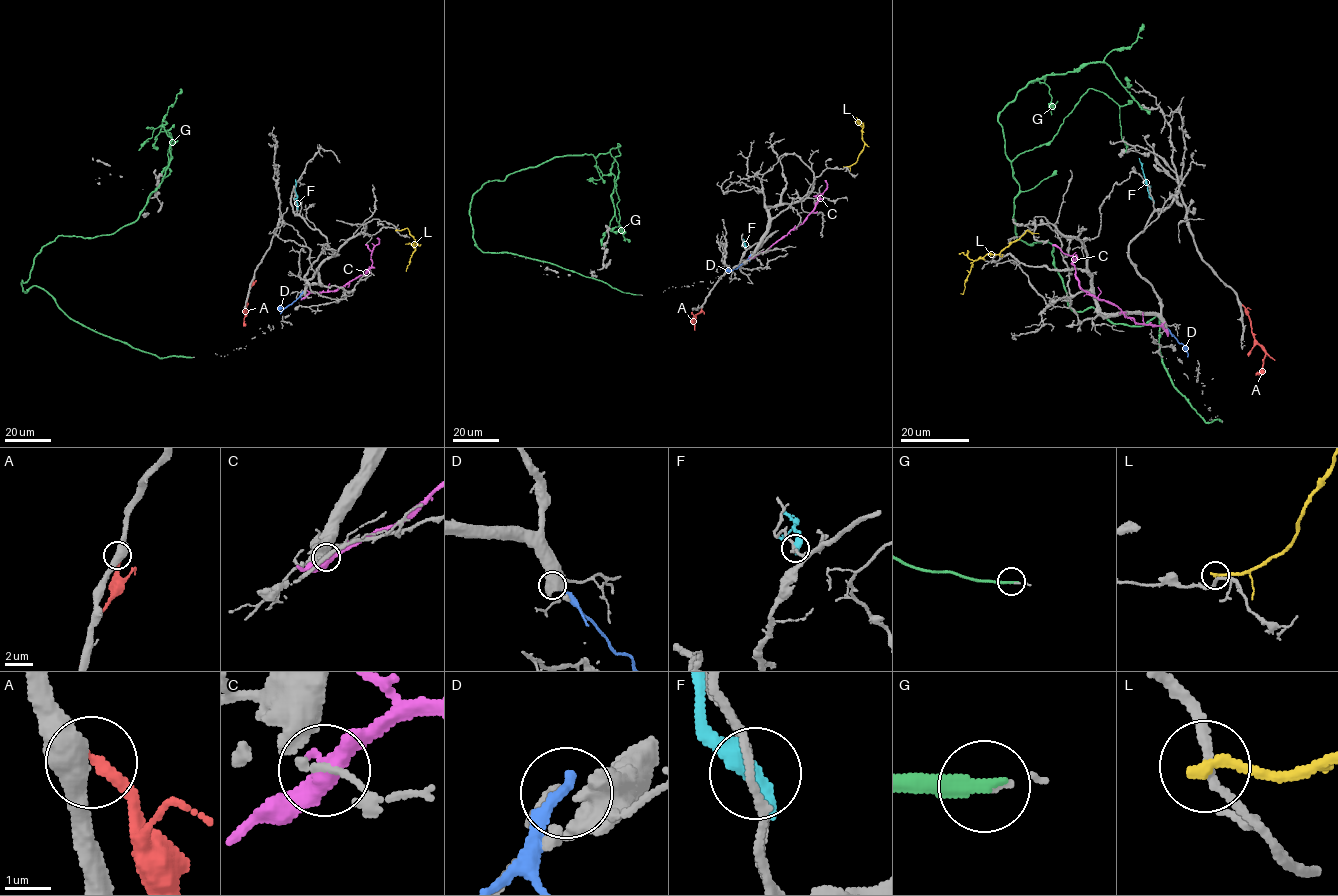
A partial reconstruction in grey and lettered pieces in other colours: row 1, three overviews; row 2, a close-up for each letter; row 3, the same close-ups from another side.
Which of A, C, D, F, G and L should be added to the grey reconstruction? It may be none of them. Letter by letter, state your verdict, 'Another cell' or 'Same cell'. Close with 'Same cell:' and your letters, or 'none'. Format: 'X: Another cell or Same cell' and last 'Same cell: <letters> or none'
A: Another cell
C: Another cell
D: Another cell
F: Another cell
G: Another cell
L: Another cell
Same cell: none

